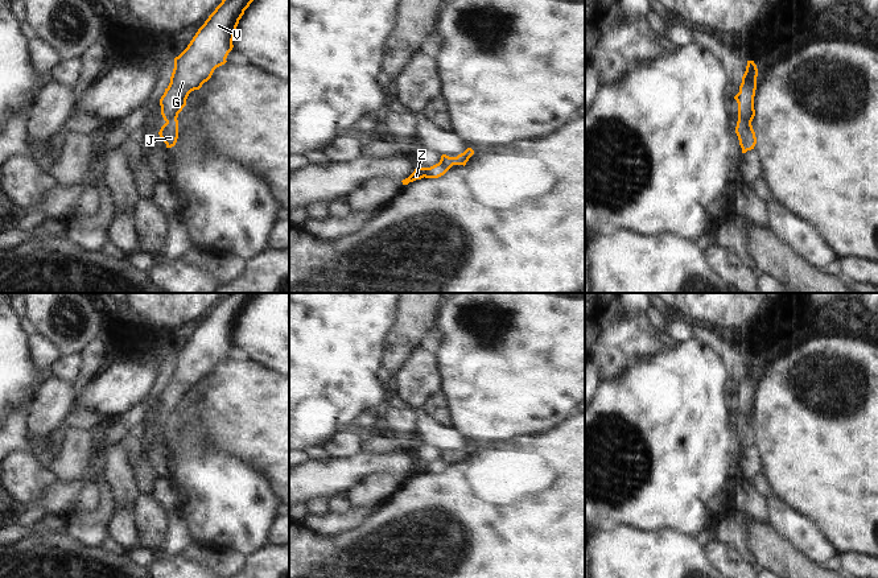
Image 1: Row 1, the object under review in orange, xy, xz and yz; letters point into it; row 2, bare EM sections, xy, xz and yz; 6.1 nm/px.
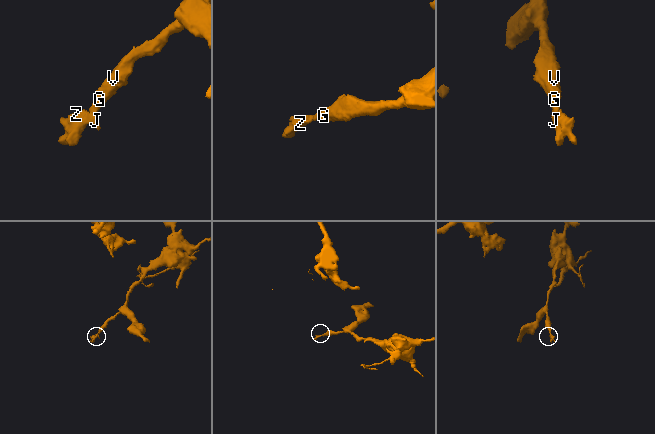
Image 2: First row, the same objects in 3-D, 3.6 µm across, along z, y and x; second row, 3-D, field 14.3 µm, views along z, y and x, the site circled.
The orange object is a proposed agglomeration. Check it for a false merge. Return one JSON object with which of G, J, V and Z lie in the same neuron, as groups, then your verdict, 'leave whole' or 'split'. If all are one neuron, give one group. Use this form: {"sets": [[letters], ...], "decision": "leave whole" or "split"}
{"sets": [["G", "J", "V", "Z"]], "decision": "leave whole"}

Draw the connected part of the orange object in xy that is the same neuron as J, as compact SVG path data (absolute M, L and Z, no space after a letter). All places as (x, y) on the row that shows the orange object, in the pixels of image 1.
M222 0L198 29L187 48L174 58L170 83L160 99L161 115L166 121L158 135L166 148L178 139L178 113L186 106L189 94L199 90L214 70L227 61L232 50L234 32L244 11L253 0Z

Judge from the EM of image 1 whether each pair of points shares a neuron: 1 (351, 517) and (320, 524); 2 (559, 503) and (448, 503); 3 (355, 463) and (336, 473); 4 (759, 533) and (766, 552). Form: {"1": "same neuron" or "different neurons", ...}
{"1": "same neuron", "2": "same neuron", "3": "same neuron", "4": "same neuron"}

